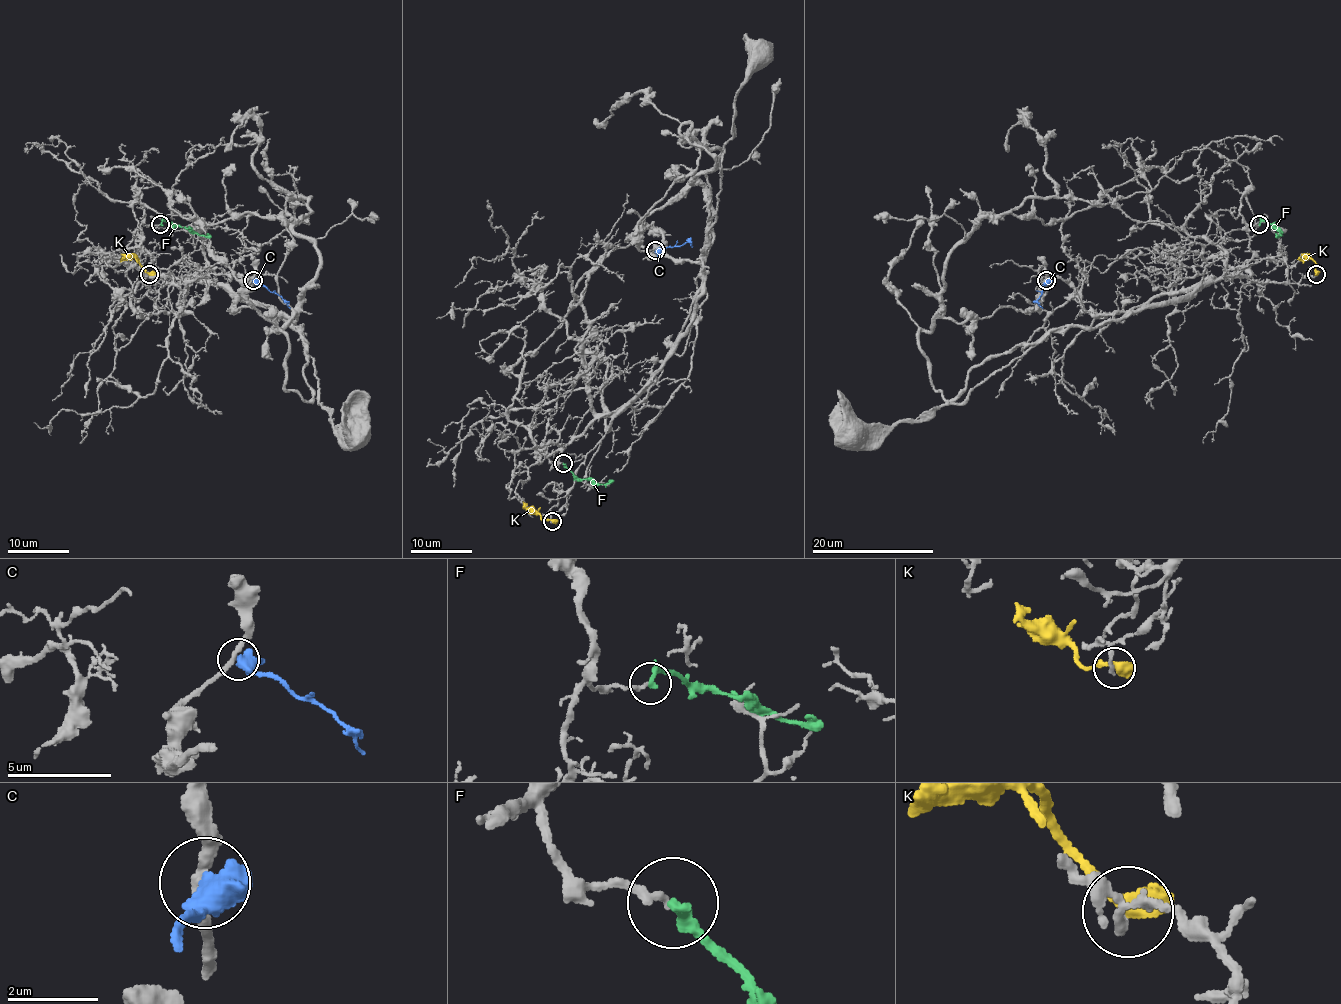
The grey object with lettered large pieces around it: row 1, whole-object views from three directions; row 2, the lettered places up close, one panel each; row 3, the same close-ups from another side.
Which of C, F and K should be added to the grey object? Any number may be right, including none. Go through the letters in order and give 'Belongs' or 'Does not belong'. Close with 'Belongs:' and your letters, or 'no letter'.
C: Does not belong
F: Does not belong
K: Does not belong
Belongs: no letter

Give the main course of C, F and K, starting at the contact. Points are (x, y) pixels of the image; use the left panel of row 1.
C: (253, 281), (275, 291), (290, 308)
F: (160, 224), (169, 221), (178, 227), (191, 227), (200, 235), (211, 236)
K: (149, 275), (136, 258), (120, 259)

